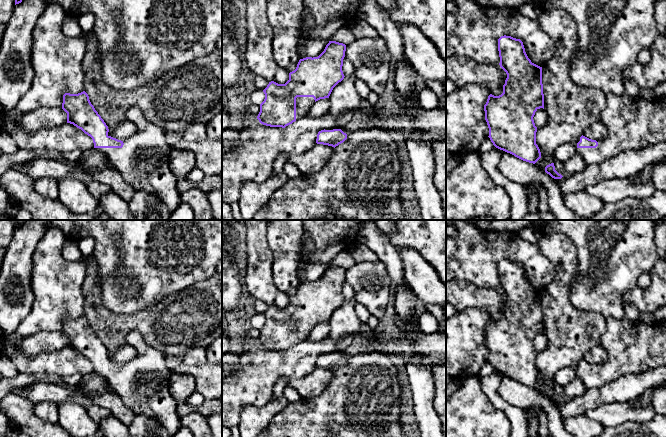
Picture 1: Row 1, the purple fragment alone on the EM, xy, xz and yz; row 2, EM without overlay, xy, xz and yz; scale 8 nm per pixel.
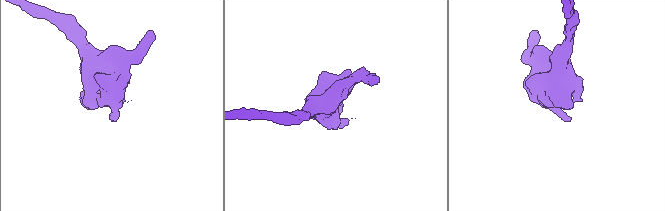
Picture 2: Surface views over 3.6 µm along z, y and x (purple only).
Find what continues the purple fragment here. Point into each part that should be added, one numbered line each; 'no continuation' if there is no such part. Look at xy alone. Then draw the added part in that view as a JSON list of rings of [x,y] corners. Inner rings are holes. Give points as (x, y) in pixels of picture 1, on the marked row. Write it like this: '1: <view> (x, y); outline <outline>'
1: xy (143, 162); outline [[[133,106],[126,113],[126,118],[135,125],[136,133],[124,140],[122,148],[95,148],[105,155],[106,159],[119,172],[124,181],[130,184],[135,191],[150,192],[159,197],[166,205],[170,213],[173,213],[181,204],[181,193],[177,188],[178,179],[169,167],[169,156],[172,147],[166,141],[166,131],[145,118],[139,107]]]

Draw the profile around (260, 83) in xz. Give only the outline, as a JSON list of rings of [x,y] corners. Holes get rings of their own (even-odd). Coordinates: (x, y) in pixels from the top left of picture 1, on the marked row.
[[[256,76],[255,80],[253,81],[255,87],[257,90],[263,91],[267,85],[269,84],[269,82],[267,80],[265,80],[262,77]]]

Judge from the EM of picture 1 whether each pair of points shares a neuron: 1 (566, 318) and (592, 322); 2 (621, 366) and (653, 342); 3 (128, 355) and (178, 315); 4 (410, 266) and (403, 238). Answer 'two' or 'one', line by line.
1: one
2: one
3: two
4: two

